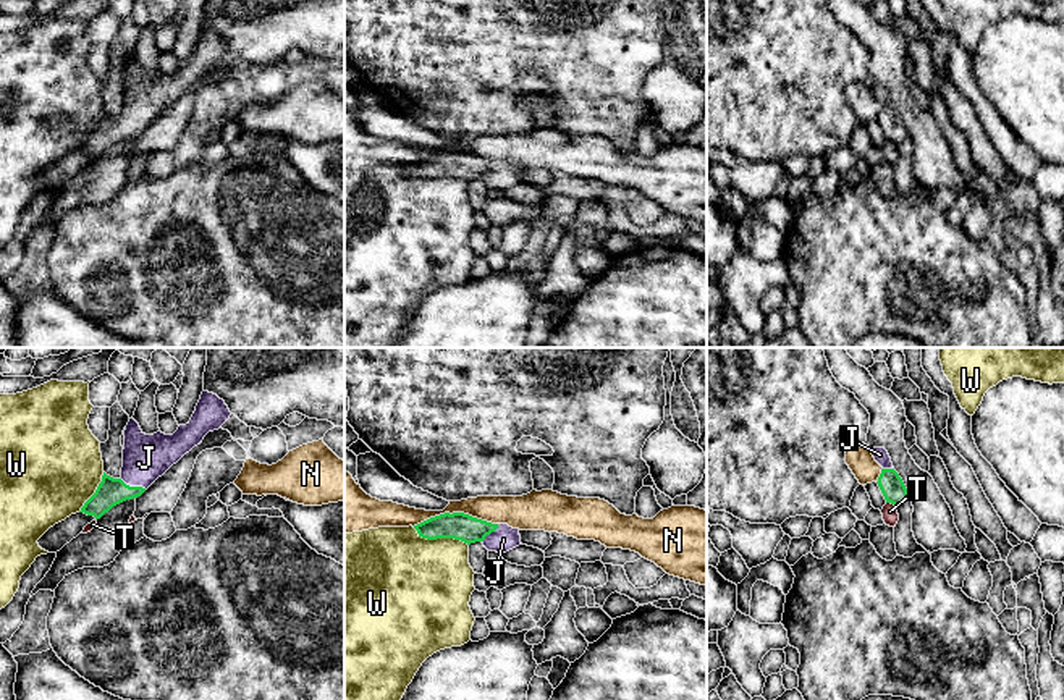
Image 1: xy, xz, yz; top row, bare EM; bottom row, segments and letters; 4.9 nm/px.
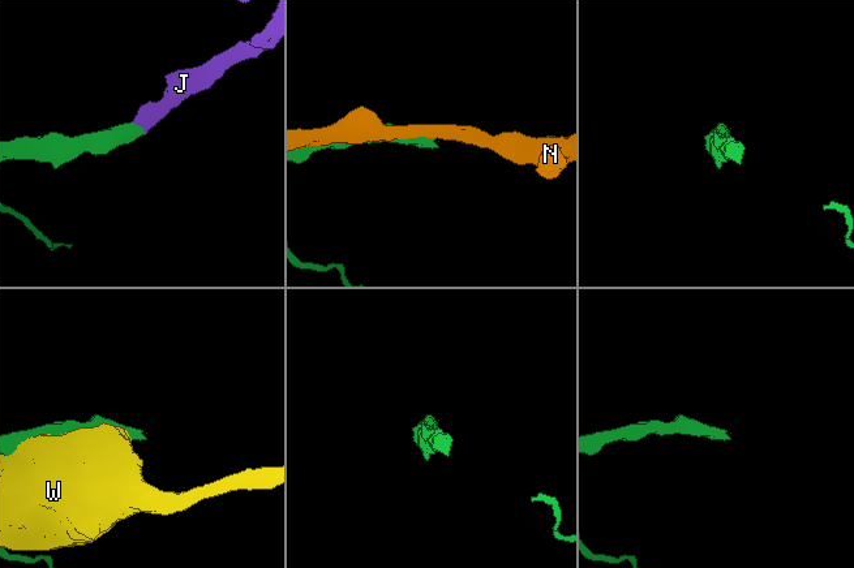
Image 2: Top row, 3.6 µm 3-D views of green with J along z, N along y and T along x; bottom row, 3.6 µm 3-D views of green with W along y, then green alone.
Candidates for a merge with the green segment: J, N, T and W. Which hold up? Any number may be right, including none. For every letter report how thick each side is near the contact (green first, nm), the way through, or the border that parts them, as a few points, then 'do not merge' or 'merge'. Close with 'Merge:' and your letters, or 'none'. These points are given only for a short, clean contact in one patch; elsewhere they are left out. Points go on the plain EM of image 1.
J: 140/240 nm | across xy (110, 130), (133, 125), (146, 96) | merge
N: 140/140 nm | do not merge
T: 120/80 nm | do not merge
W: 140/460 nm | do not merge
Merge: J

